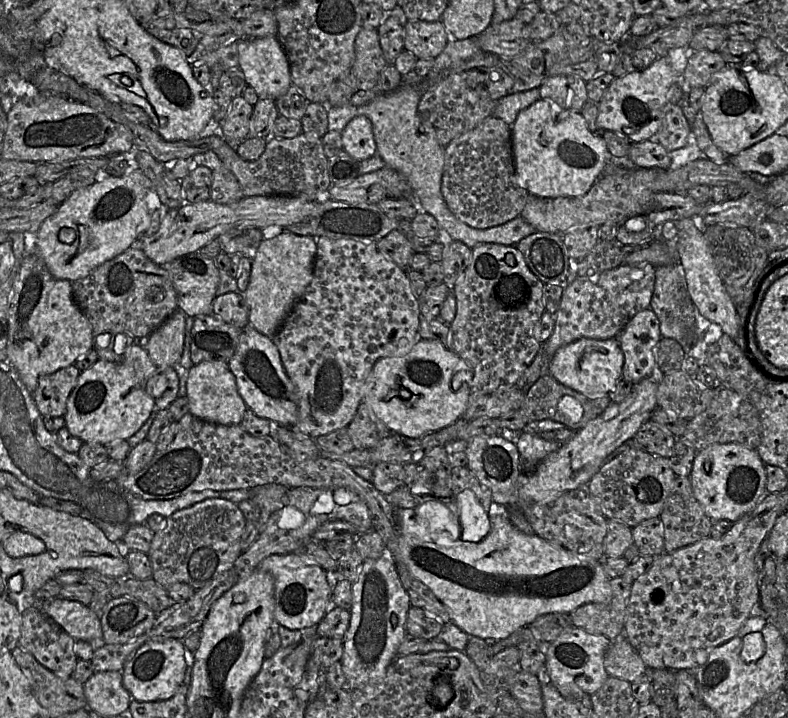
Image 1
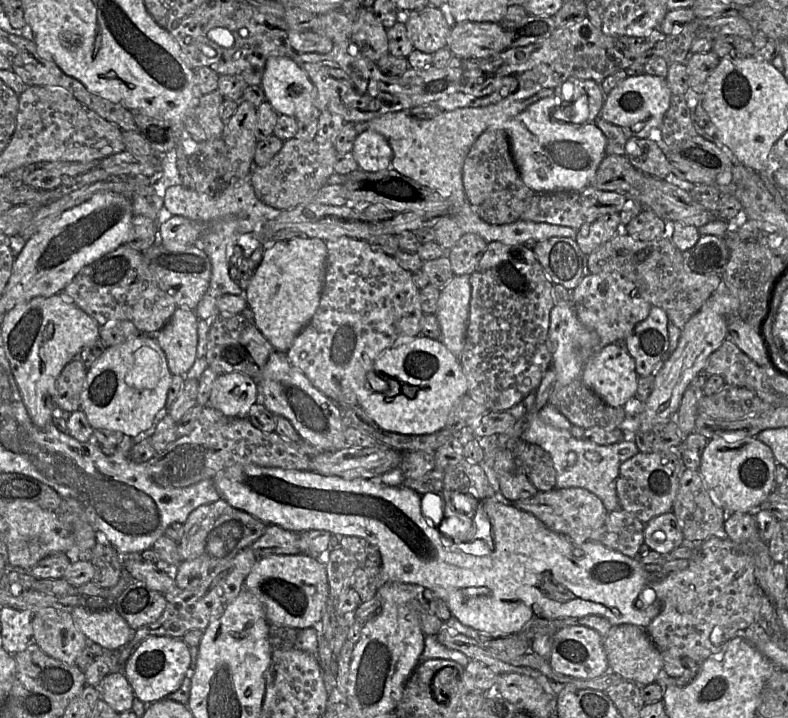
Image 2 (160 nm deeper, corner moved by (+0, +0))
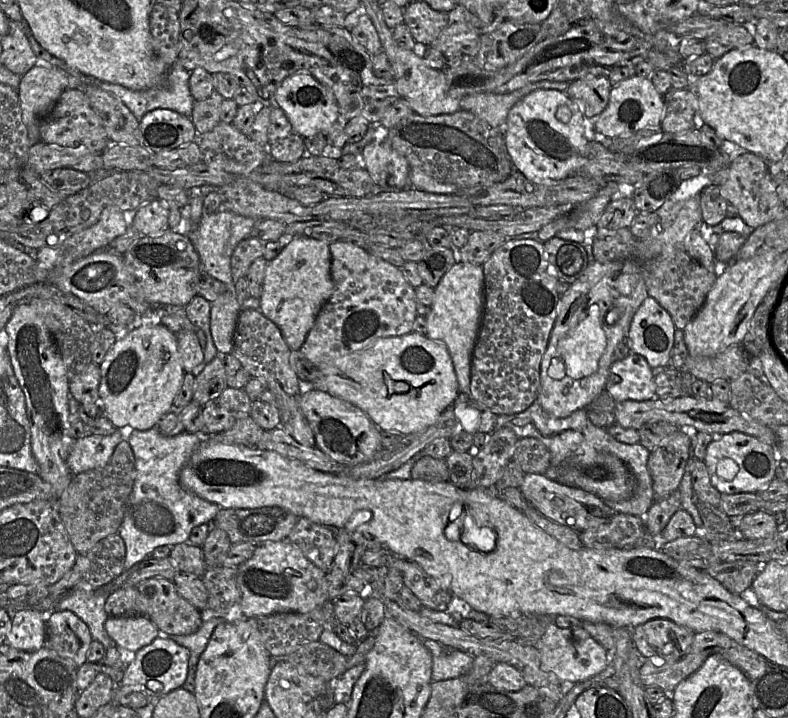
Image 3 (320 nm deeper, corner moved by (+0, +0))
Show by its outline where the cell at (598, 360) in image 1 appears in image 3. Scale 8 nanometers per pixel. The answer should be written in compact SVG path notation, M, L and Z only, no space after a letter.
M633 352L622 360L612 362L605 389L617 403L625 400L643 401L657 398L652 368L643 356Z

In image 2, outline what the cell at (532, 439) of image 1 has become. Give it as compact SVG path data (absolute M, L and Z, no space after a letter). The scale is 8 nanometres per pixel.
M537 411L527 414L523 440L539 445L549 453L556 472L555 488L583 488L596 495L607 512L620 508L616 494L616 479L621 464L639 453L633 439L626 437L618 443L598 445L590 440L574 437L570 430L557 429L543 422Z

